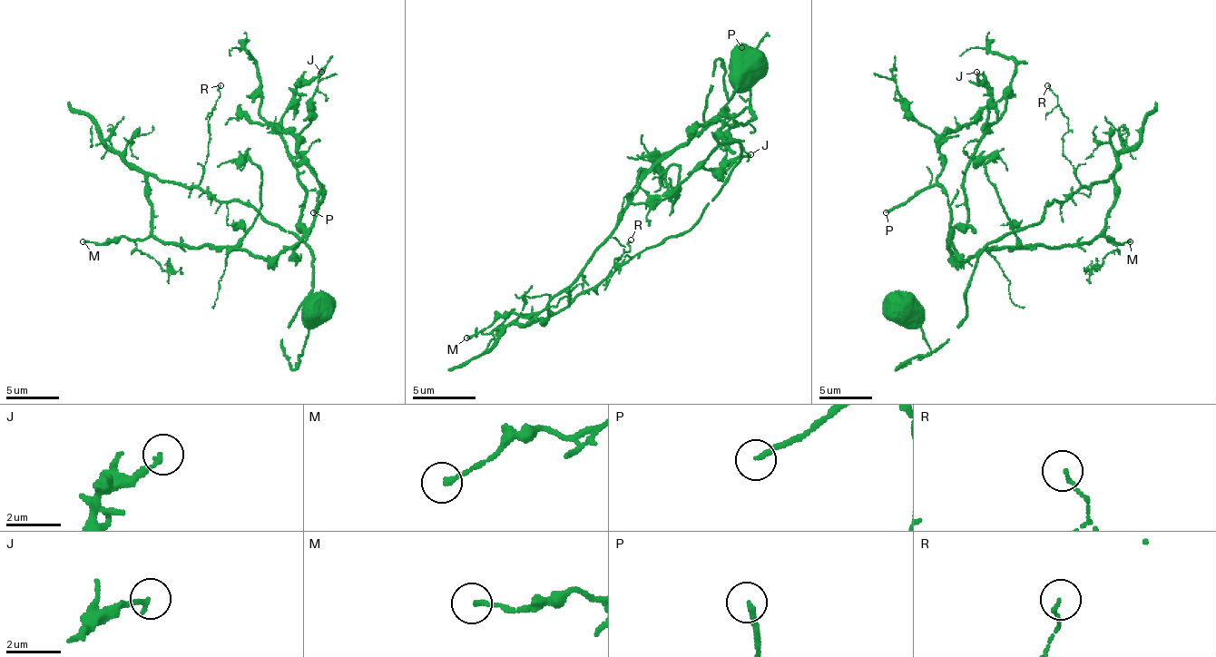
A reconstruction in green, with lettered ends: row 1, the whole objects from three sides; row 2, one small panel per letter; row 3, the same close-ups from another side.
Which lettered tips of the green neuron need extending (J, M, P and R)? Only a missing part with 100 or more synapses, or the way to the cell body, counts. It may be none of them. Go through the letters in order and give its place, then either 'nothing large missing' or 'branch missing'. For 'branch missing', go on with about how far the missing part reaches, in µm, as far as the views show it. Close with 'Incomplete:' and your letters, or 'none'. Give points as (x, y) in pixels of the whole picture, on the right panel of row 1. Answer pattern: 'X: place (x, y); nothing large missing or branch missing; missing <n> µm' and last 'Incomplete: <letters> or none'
J: place (976, 72); nothing large missing
M: place (1130, 241); nothing large missing
P: place (886, 212); nothing large missing
R: place (1047, 85); nothing large missing
Incomplete: none

